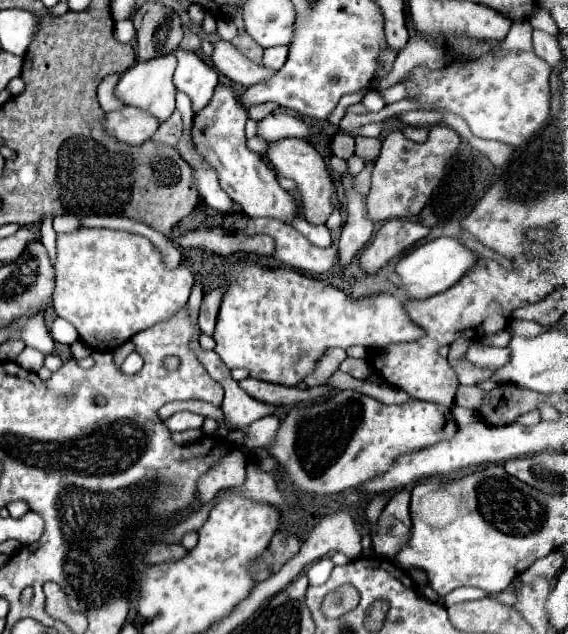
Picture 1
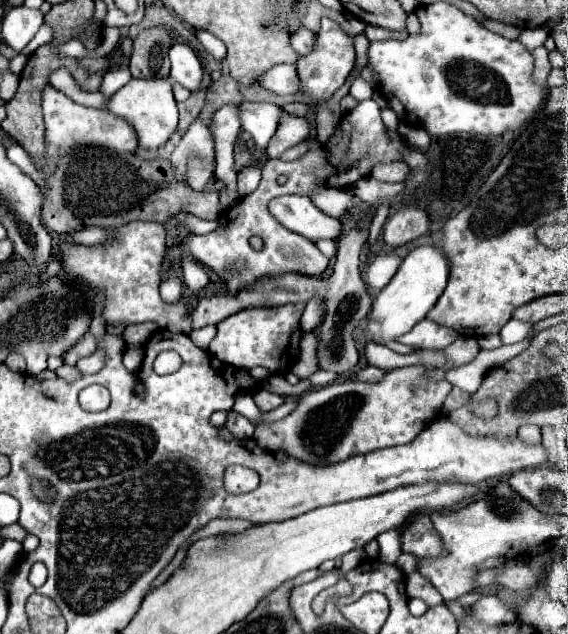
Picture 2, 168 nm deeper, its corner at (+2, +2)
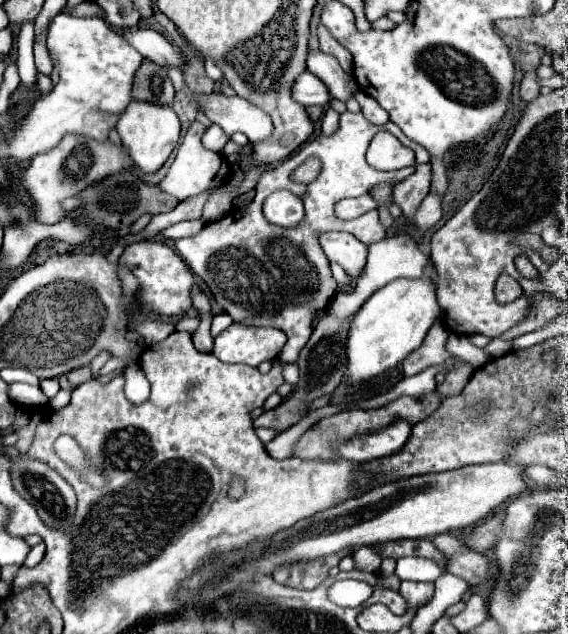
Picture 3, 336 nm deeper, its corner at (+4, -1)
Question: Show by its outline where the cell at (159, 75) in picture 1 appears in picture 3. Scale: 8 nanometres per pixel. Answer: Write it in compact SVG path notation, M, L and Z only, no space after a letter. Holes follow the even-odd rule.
M131 101L117 123L117 133L121 137L123 147L127 149L129 157L143 173L157 173L163 167L171 151L177 147L179 131L181 131L179 117L171 107L159 107L151 103L139 103L139 101L137 103Z

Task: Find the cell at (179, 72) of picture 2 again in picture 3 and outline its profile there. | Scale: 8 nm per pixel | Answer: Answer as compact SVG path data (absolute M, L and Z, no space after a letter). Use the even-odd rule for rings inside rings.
M125 29L123 39L135 47L145 59L151 59L157 65L175 65L179 69L185 67L185 59L181 53L157 31L153 29Z

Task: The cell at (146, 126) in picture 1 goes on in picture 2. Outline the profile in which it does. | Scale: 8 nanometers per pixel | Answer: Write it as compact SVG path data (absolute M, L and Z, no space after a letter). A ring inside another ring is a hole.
M47 86L43 90L43 116L45 116L45 128L47 128L47 170L53 172L55 168L55 158L57 154L69 150L75 144L97 144L97 146L107 146L113 150L123 150L123 152L135 152L137 150L137 132L129 122L123 118L115 116L109 110L97 110L97 108L85 108L69 100L63 92L55 90L53 86Z

